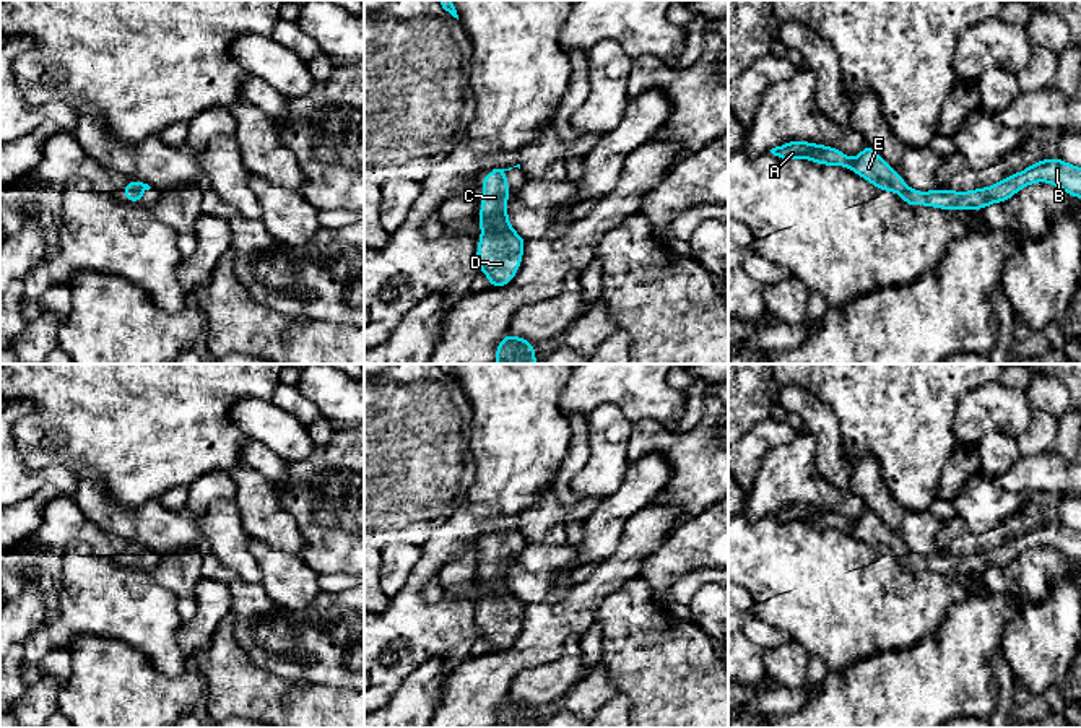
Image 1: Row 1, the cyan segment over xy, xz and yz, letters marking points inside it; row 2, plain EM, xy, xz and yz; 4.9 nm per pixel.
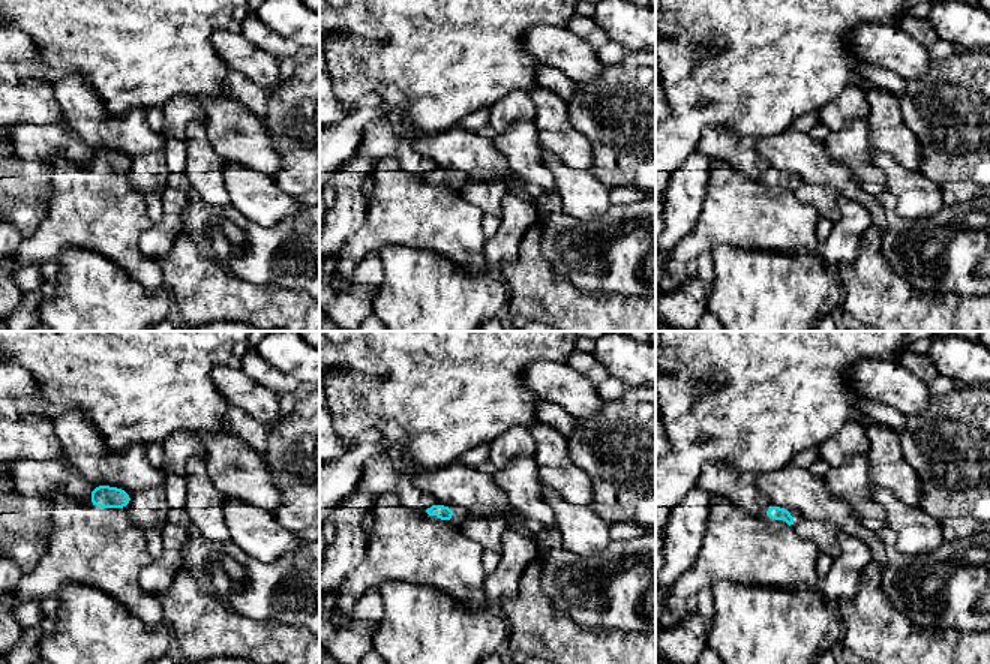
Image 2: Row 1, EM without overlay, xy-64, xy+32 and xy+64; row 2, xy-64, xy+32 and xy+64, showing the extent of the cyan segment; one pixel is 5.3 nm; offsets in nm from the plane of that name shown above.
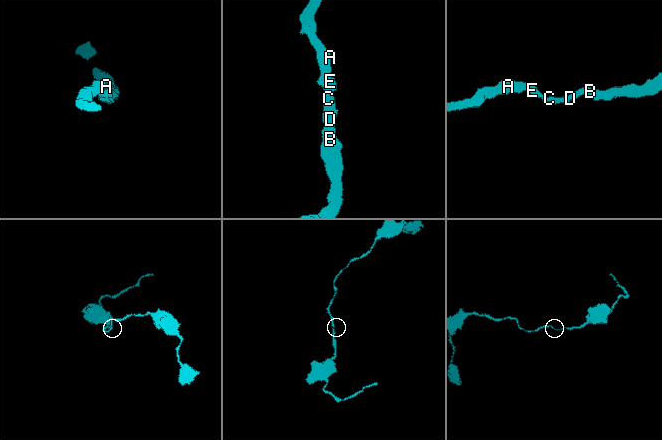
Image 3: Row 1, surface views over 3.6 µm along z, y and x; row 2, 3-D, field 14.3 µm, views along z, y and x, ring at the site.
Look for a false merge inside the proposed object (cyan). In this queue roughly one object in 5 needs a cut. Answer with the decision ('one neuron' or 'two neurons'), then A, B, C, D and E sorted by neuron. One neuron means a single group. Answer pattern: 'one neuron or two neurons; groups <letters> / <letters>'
one neuron; groups A B C D E

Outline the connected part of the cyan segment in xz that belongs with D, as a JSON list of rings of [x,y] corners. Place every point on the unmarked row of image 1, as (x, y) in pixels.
[[[493,533],[480,546],[483,566],[480,569],[481,601],[476,611],[480,635],[489,642],[489,652],[502,652],[517,639],[527,603],[517,598],[507,582],[509,533]]]

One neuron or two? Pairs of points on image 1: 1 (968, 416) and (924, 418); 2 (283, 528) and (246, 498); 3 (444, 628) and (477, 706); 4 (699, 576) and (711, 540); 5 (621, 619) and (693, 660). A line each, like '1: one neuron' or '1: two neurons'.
1: two neurons
2: one neuron
3: two neurons
4: two neurons
5: one neuron

